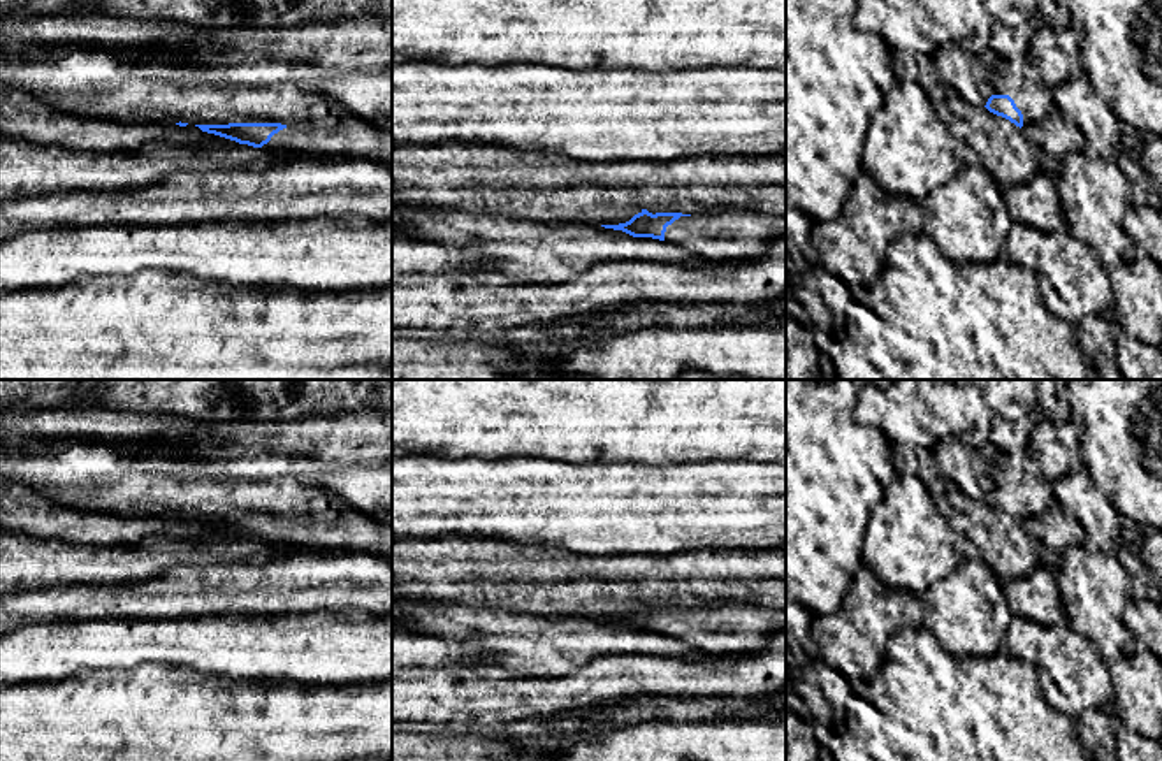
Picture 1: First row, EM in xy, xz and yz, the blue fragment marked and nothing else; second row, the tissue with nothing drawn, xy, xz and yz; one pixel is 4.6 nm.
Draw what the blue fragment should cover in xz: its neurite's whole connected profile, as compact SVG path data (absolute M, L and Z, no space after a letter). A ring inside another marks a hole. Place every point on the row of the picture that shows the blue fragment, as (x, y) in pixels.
M642 209L626 223L601 227L633 237L670 241L712 264L756 260L770 251L773 239L786 237L786 216L747 209L733 209L723 216L652 214Z

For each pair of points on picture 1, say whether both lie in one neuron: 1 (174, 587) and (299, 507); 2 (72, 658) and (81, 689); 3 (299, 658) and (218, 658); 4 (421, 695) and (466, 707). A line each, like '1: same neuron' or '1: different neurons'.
1: different neurons
2: different neurons
3: same neuron
4: same neuron

